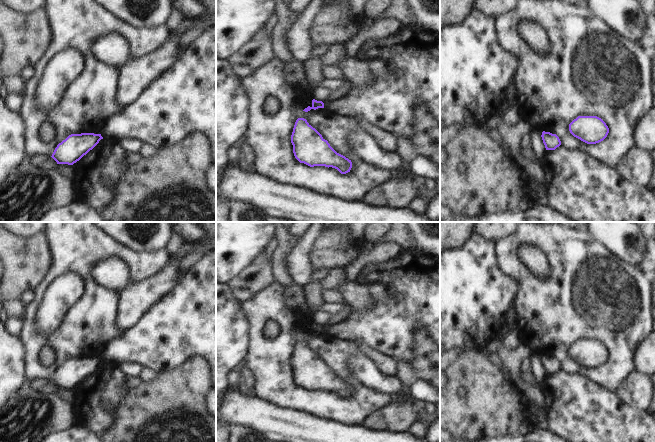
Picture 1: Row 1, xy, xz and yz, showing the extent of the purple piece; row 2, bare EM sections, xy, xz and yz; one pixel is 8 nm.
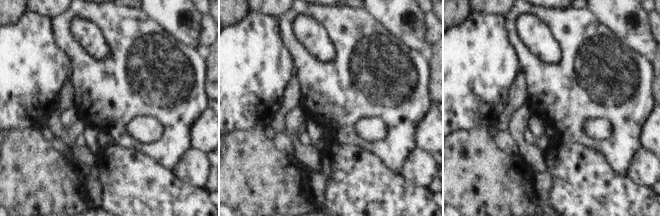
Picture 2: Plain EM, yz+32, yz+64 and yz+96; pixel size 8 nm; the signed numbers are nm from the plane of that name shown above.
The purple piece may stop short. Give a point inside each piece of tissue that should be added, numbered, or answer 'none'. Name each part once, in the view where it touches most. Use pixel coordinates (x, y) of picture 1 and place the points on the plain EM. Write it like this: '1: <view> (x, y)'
none

